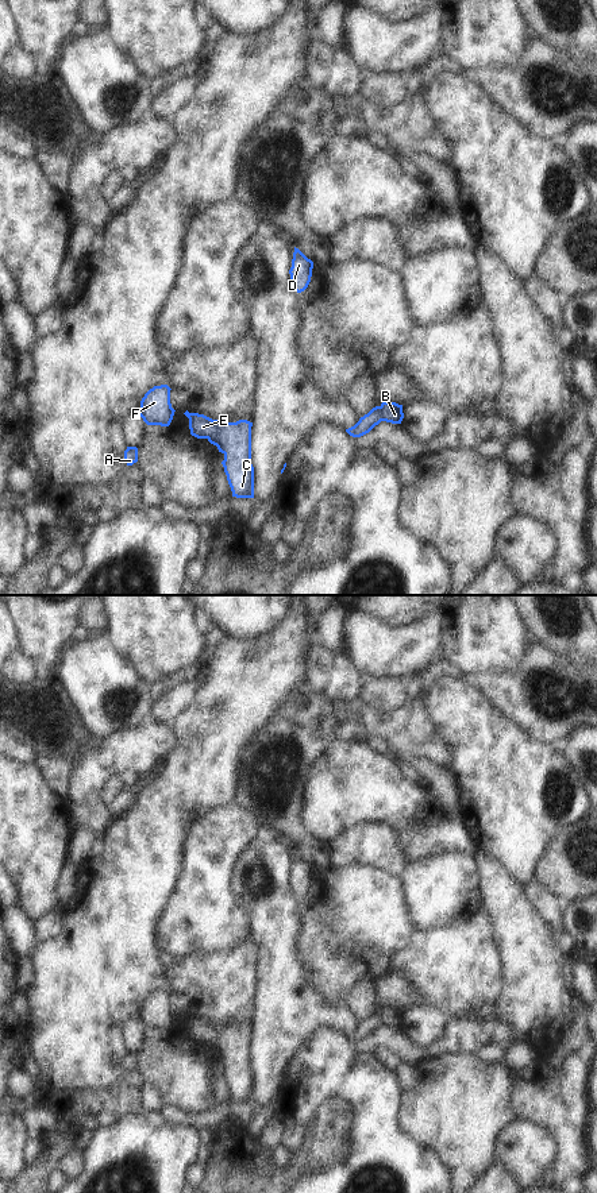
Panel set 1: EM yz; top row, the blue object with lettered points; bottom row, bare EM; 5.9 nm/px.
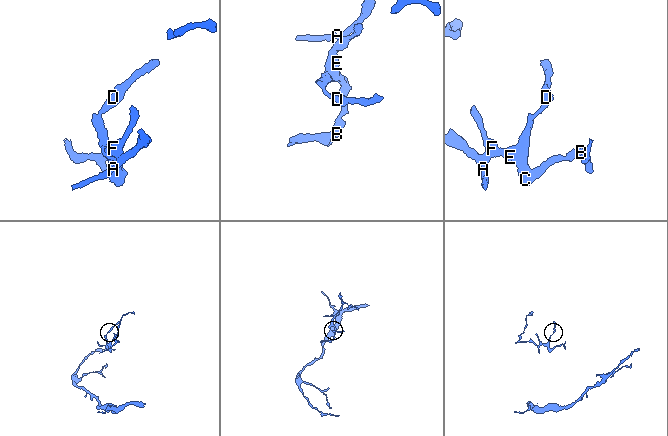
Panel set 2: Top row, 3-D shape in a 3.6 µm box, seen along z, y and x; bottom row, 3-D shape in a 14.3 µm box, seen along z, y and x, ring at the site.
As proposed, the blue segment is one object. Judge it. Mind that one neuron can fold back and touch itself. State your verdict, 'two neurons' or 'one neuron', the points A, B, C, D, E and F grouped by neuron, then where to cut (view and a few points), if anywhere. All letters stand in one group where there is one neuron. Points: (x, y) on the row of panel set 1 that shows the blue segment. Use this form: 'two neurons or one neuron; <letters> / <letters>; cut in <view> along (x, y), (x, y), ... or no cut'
two neurons; A C D E F / B; cut in yz along (380, 406), (384, 420)

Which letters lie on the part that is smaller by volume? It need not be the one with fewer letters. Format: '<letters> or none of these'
B

